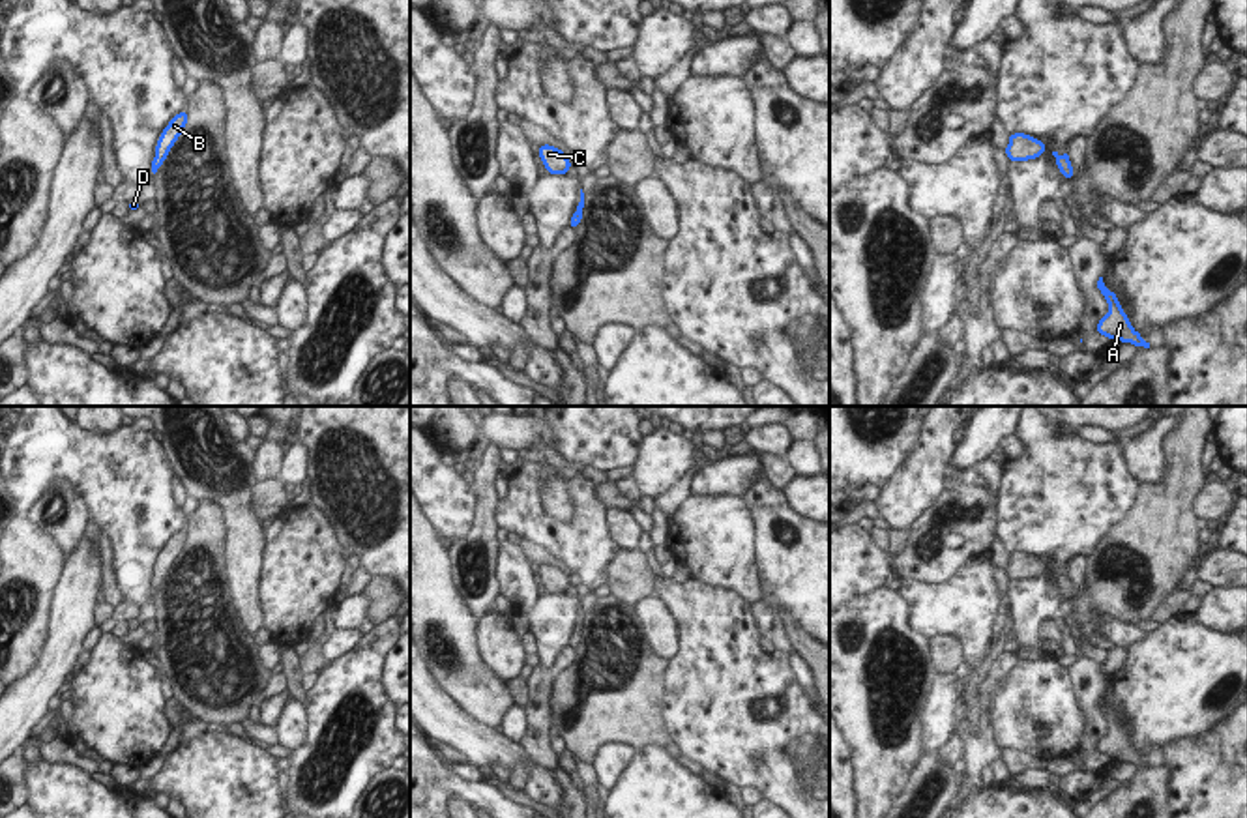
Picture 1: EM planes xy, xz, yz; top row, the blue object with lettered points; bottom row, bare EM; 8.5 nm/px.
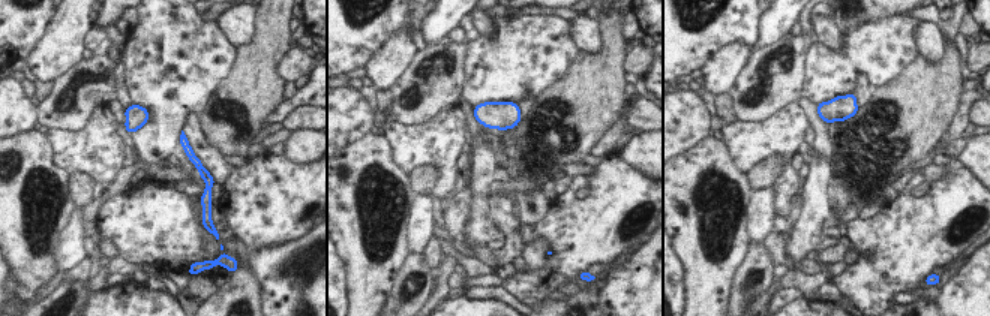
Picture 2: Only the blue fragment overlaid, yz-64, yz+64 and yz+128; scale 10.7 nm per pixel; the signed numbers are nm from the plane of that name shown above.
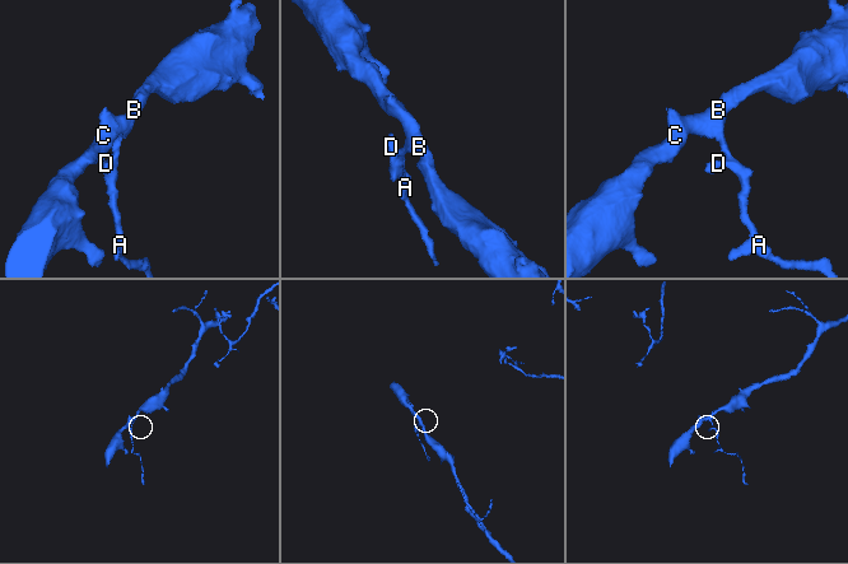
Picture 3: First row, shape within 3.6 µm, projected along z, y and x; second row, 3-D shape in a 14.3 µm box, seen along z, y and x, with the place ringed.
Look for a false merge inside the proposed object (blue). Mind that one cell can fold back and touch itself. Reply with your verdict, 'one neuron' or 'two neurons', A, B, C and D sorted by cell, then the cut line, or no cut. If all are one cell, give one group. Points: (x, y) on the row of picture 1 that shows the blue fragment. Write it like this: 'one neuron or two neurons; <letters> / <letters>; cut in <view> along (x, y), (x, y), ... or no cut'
one neuron; A B C D; no cut

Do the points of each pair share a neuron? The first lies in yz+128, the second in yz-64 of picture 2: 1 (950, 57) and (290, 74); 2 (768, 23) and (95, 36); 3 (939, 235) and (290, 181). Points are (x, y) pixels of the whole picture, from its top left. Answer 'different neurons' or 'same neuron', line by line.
1: different neurons
2: different neurons
3: same neuron

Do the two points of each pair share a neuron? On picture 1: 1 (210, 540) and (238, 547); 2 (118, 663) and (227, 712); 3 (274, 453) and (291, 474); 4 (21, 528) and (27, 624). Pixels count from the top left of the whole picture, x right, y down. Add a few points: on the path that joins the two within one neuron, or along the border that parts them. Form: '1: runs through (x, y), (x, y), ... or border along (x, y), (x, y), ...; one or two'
1: border along (214, 500), (227, 528), (225, 577), (231, 586); two
2: border along (160, 671), (165, 676); two
3: border along (287, 453), (279, 476); two
4: runs through (27, 553), (27, 599); one

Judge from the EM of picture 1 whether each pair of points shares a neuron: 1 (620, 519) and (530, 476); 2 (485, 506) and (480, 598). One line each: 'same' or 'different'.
1: different
2: same

